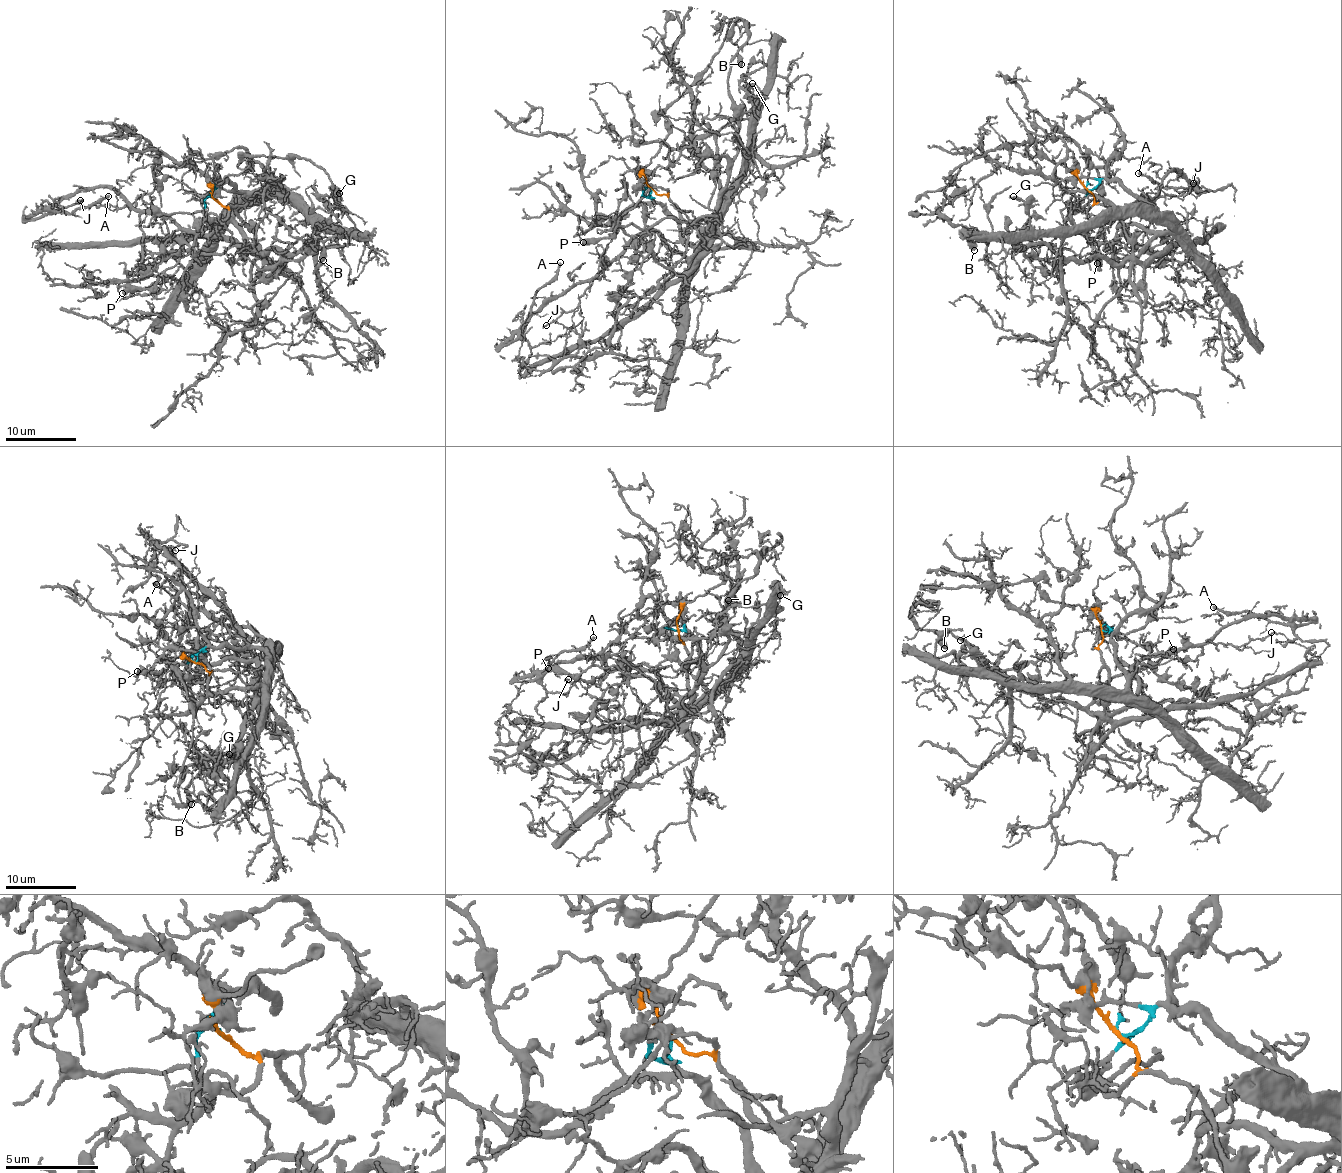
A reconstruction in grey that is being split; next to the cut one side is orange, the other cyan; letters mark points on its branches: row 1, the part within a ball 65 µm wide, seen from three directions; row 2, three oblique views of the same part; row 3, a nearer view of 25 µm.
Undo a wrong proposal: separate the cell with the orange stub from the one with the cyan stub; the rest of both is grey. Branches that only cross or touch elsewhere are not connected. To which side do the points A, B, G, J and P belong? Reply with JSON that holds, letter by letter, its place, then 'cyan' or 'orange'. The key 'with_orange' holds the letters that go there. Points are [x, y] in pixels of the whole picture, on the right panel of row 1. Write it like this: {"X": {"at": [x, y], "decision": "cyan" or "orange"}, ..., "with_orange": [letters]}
{"A": {"at": [1138, 173], "decision": "cyan"}, "B": {"at": [974, 250], "decision": "orange"}, "G": {"at": [1013, 196], "decision": "cyan"}, "J": {"at": [1193, 183], "decision": "cyan"}, "P": {"at": [1097, 263], "decision": "orange"}, "with_orange": ["B", "P"]}

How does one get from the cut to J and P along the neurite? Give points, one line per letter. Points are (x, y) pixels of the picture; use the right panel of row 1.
J: (1086, 189), (1103, 179), (1117, 182), (1153, 208), (1167, 228), (1162, 231), (1118, 223), (1193, 183)
P: (1086, 189), (1123, 225), (1132, 252), (1118, 263), (1103, 242), (1097, 264)

